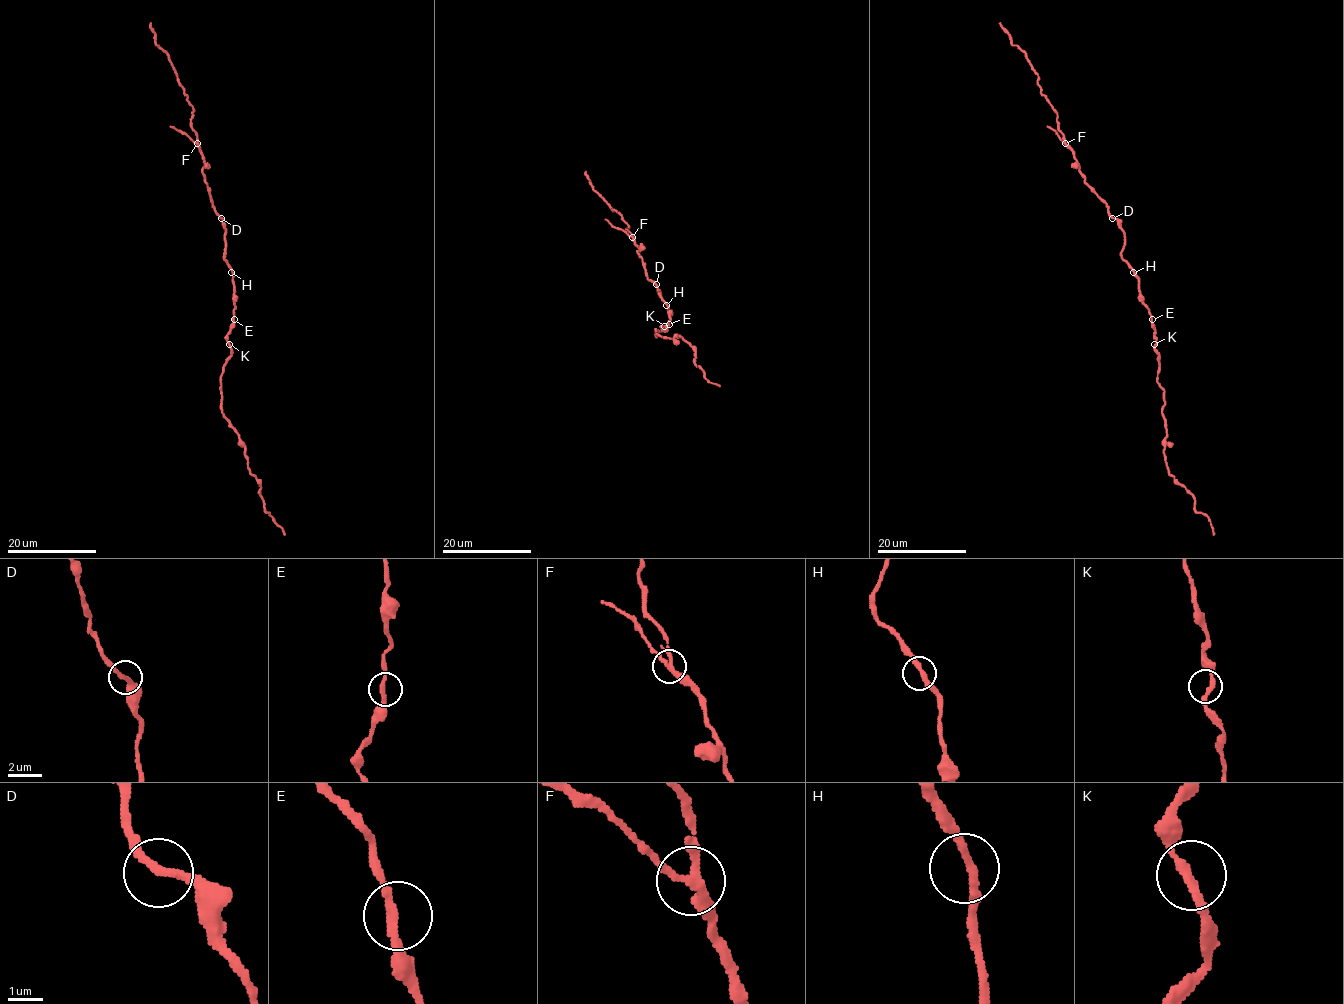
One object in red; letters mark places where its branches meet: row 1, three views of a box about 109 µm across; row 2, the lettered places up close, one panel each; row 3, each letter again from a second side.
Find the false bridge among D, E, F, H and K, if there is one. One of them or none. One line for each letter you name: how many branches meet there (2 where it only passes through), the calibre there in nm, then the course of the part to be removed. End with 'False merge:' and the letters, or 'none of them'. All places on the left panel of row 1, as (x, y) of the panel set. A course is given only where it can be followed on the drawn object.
F: branches 3; calibre 240 nm; course (197, 143), (170, 126)
False merge: F

